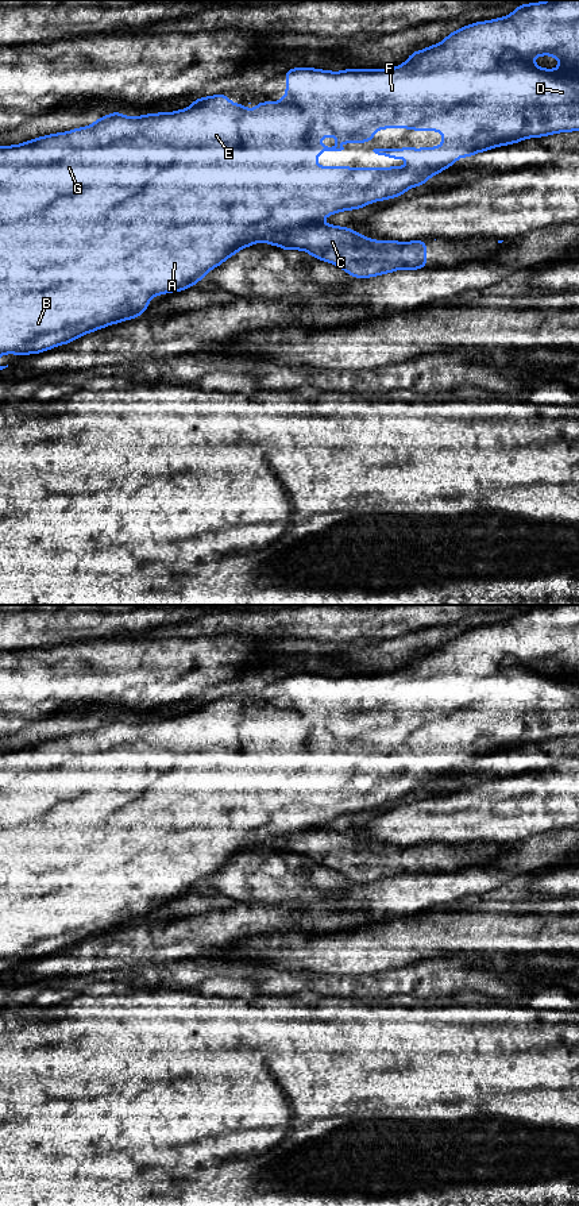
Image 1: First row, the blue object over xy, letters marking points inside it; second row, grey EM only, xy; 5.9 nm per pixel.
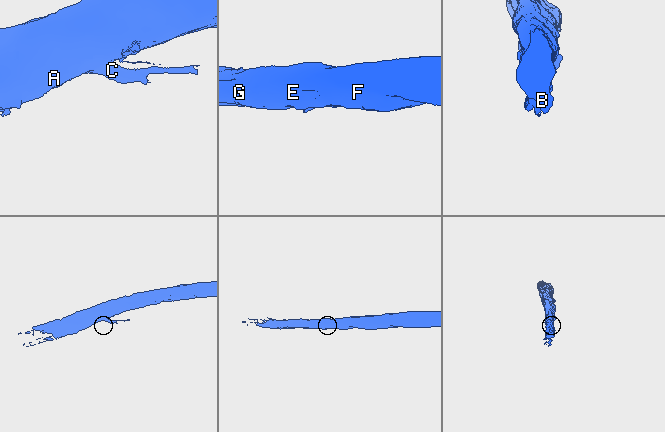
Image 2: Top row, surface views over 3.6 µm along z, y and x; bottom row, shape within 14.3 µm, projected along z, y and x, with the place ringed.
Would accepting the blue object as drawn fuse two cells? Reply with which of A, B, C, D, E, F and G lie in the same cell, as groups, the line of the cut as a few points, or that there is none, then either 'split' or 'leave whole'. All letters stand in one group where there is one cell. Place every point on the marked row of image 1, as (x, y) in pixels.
A B D E F G / C; cut in xy along (320, 223), (289, 227), (273, 234), (266, 241); split

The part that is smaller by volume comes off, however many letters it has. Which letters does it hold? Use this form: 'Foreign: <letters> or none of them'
Foreign: C

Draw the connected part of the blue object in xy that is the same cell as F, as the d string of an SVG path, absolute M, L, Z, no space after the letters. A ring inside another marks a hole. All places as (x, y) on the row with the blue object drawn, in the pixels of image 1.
M551 0L551 1L540 1L540 3L530 3L530 4L520 4L516 11L513 11L510 15L499 19L486 20L486 22L476 22L472 24L468 24L466 27L462 27L452 34L447 35L445 39L437 45L431 45L425 50L417 50L410 54L406 61L395 68L390 69L373 69L373 70L364 70L364 69L346 69L343 72L329 72L329 70L320 70L314 68L296 68L296 69L287 69L285 73L286 76L286 95L277 103L254 103L256 107L251 111L248 111L244 104L233 104L225 93L220 93L216 96L206 96L201 99L196 99L193 104L185 109L180 109L175 112L159 112L159 113L147 113L136 117L128 117L119 111L105 115L103 117L99 117L93 124L86 127L80 127L76 130L70 130L67 132L58 132L51 134L46 136L39 136L35 139L31 139L28 142L13 145L13 146L3 146L0 147L0 355L3 354L16 354L16 355L24 355L31 354L35 355L38 352L51 350L61 344L72 343L73 340L78 339L80 336L85 334L90 334L93 331L97 331L100 328L108 327L111 324L117 324L124 320L131 320L134 317L138 317L140 315L144 315L144 311L148 307L148 303L153 297L158 294L171 293L171 292L181 292L185 290L193 285L196 285L198 281L204 278L204 276L211 271L212 269L220 266L225 259L229 257L233 257L239 250L247 248L248 246L254 243L267 242L271 239L273 235L279 234L285 230L301 227L301 226L310 226L310 224L320 224L320 220L325 216L341 212L341 211L351 211L358 208L364 208L367 204L371 204L374 201L385 201L387 199L394 199L402 196L408 189L414 186L424 185L432 176L441 173L443 170L448 169L451 165L453 165L460 157L471 157L480 151L489 151L498 146L506 146L506 145L514 145L517 142L521 142L526 138L541 138L545 135L553 135L557 132L571 132L571 131L579 131L579 0ZM539 55L552 55L559 59L560 68L559 69L543 69L540 66L536 66L532 59ZM382 128L409 128L416 131L440 131L443 134L443 145L437 147L422 147L422 149L412 149L409 146L404 149L374 149L373 151L378 155L385 155L387 158L404 158L406 161L414 161L414 165L406 165L401 167L347 167L347 166L314 166L313 162L319 159L320 153L327 151L341 151L344 147L343 143L350 142L371 142L374 139L374 134ZM331 134L335 135L335 140L337 142L336 146L328 147L321 146L319 143L320 138L328 138Z

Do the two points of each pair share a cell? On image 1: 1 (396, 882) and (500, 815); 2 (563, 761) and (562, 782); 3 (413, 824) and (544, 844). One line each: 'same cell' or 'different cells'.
1: different cells
2: different cells
3: different cells

